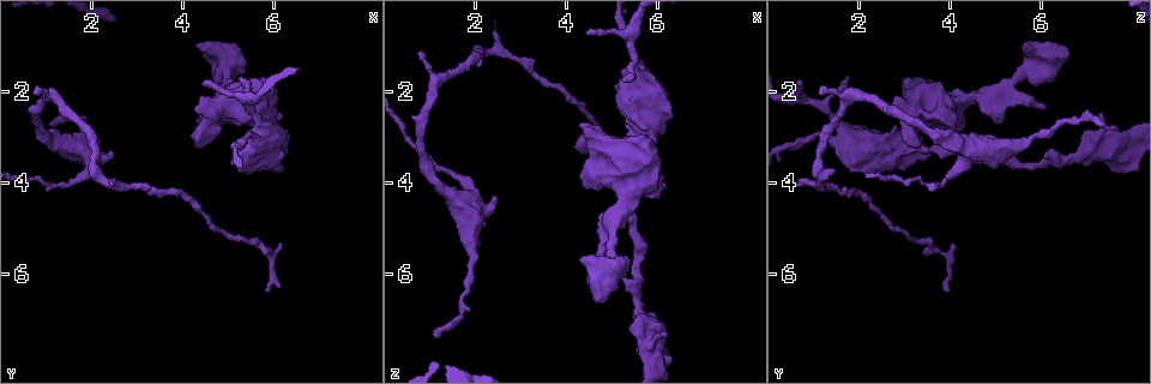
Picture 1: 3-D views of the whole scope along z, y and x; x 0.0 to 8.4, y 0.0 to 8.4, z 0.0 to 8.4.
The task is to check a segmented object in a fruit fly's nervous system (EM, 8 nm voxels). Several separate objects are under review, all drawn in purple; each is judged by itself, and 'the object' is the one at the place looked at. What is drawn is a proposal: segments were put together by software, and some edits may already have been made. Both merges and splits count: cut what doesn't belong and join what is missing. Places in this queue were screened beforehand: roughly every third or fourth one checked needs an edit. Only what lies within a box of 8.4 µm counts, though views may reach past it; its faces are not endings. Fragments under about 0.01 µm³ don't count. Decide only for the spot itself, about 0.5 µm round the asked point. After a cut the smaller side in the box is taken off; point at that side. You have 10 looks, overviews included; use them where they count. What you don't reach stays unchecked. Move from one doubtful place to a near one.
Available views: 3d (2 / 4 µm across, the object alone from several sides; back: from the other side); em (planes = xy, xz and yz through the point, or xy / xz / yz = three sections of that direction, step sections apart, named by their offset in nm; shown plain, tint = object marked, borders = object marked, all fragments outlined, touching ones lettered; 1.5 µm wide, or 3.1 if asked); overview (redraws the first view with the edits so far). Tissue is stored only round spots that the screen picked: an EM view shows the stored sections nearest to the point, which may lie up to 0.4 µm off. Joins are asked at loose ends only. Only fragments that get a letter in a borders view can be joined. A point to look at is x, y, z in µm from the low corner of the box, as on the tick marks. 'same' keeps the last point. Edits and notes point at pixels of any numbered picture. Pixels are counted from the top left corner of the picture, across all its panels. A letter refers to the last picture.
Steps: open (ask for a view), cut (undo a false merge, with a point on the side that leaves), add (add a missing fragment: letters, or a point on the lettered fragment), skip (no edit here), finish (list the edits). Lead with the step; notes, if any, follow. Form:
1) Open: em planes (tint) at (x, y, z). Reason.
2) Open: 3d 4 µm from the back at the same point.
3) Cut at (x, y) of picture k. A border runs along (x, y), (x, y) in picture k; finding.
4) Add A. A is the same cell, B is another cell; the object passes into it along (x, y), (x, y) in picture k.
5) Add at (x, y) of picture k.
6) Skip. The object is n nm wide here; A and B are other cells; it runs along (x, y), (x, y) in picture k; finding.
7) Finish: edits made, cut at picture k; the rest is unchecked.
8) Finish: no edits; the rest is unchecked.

Open: 3d 2 µm from the back at (2.40, 3.30, 4.25). Branch stops here.

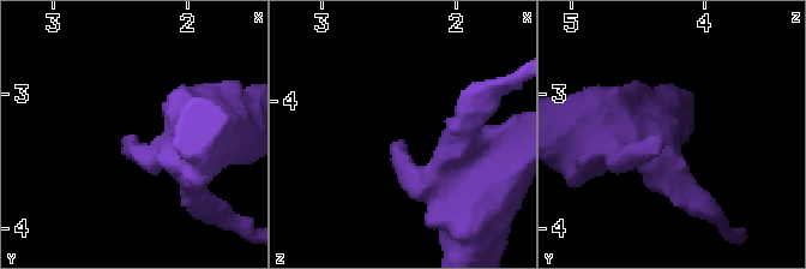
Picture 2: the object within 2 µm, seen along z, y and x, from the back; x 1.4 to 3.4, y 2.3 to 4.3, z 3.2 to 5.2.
Open: em planes (borders) at (2.42, 3.34, 4.30). Shape alone is not enough.

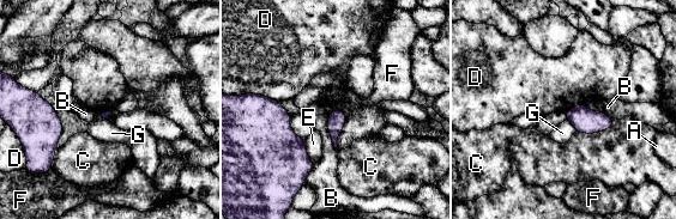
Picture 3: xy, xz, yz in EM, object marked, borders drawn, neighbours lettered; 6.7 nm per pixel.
Skip. A, B, C, D, E, F and G are other cells; a border runs along (254, 92), (278, 101) in picture 3; no lettered fragment goes on from it.

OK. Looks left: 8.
Open: 3d 2 µm at (2.45, 3.95, 0.70). Thin end.

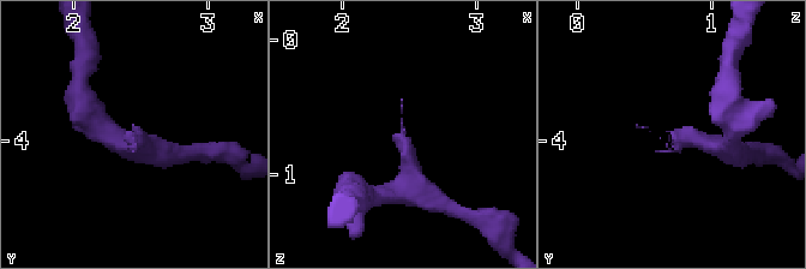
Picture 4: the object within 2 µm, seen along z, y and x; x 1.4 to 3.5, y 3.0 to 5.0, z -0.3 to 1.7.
Open: em planes (tint) at (2.40, 3.94, 0.68). Now the EM.

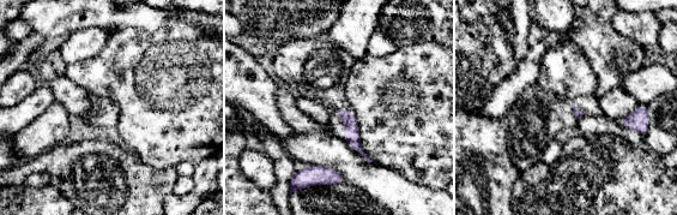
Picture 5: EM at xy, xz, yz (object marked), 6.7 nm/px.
Open: em planes (borders) at the same point. See the neighbours.

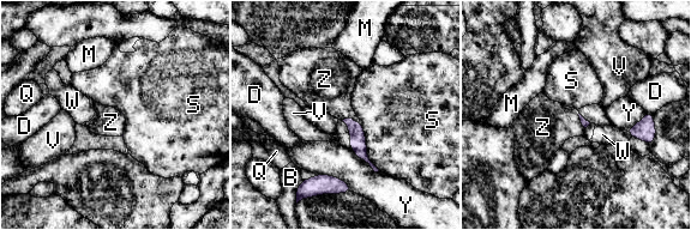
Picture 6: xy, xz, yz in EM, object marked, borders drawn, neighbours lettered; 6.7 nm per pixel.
Add at (329, 89) of picture 6. Z is the same cell, B, D, M, Q, S, V, W and Y are other cells; the object passes into it along (358, 141), (350, 119), (329, 89) in picture 6; it goes on there.

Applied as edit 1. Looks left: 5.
Open: overview. Redraw.

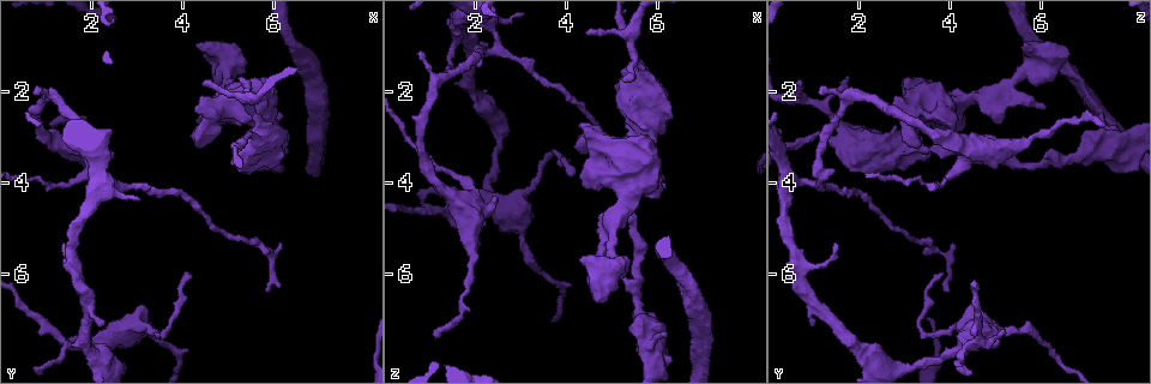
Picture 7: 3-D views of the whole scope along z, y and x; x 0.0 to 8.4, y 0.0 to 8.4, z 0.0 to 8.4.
Open: em yz step 8 (tint) at (0.75, 2.10, 1.20). Free end.

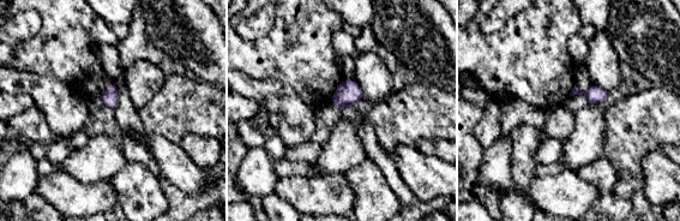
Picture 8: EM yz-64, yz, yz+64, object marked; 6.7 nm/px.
Open: em planes (borders) at the same point.

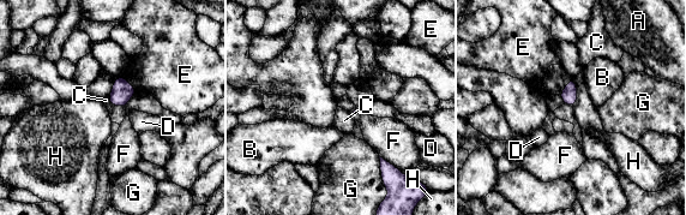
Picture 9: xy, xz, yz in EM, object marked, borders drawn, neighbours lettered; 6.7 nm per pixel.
Skip. A, B, C, D, E, F, G and H are other cells; a border runs along (572, 78), (576, 84), (573, 106) in picture 9; none of them fits.

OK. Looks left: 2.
Open: em xy step 8 (borders) at (4.45, 1.85, 0.70). Branch stops here.

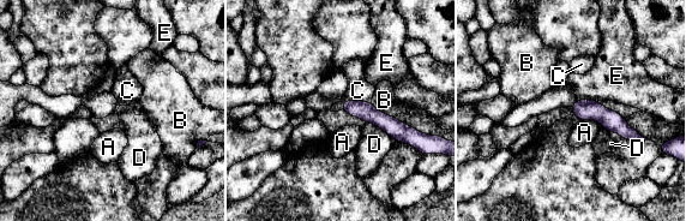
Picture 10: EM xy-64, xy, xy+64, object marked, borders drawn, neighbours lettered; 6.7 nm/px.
Open: em planes (borders) at the same point. Cut it another way.

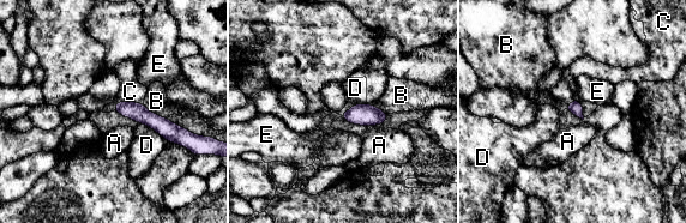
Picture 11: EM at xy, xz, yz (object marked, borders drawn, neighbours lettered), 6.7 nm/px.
Skip. The object is 100 nm wide here; A, B, C, D and E are other cells; a border runs along (118, 101), (143, 103) in picture 11; no lettered fragment goes on from it.

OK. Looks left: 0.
Finish: edits made, add at picture 6; the rest is unchecked.

